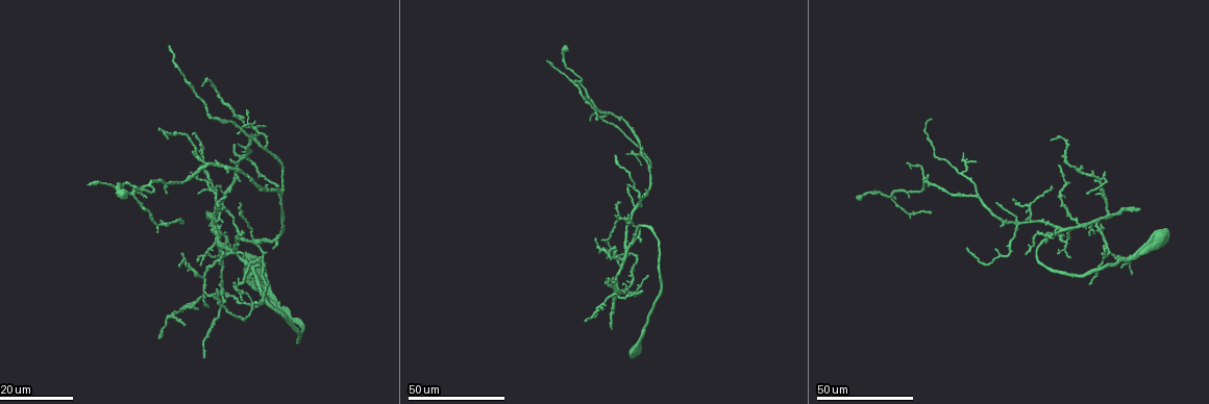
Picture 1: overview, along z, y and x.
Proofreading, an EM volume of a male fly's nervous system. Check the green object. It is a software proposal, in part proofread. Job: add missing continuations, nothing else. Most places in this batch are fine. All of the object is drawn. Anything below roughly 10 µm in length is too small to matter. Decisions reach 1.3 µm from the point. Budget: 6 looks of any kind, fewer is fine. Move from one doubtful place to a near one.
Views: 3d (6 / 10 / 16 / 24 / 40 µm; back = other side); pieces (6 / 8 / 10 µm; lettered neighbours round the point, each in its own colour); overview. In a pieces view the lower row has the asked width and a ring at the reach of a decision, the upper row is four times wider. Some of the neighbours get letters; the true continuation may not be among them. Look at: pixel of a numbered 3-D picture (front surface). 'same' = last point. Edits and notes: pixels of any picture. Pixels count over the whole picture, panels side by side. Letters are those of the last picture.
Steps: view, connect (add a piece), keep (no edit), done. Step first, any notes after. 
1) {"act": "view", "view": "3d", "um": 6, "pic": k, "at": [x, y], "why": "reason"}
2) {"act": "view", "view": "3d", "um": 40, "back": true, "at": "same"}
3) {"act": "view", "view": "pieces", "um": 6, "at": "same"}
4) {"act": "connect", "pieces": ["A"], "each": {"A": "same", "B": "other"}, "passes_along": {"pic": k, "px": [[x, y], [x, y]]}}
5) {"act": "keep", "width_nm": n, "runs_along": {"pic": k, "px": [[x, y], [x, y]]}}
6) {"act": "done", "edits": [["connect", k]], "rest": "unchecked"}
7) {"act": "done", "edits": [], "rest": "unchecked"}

{"act": "view", "view": "3d", "um": 24, "pic": 1, "at": [160, 131], "why": "end of a long branch"}

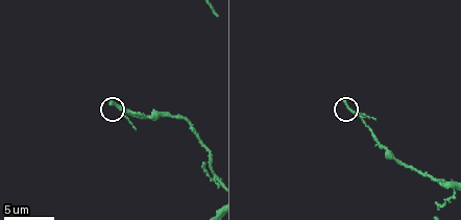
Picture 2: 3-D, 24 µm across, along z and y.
{"act": "view", "view": "pieces", "um": 6, "pic": 2, "at": [342, 99]}

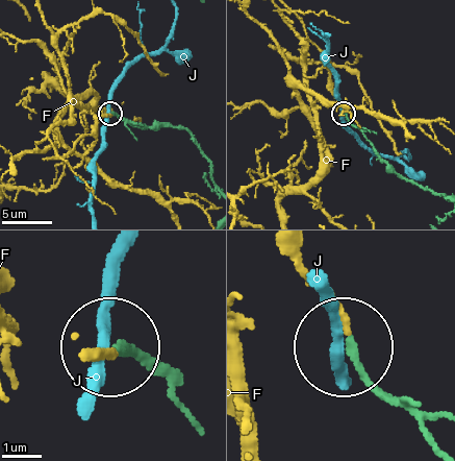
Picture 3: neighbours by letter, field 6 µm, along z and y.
{"act": "keep", "each": {"F": "other", "J": "other"}, "runs_along": {"pic": 3, "px": [[208, 158], [183, 129], [174, 125], [140, 128], [112, 114]]}, "found": "no lettered piece goes on from it"}

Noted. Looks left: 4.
{"act": "view", "view": "3d", "um": 24, "pic": 1, "at": [966, 249], "why": "free end"}

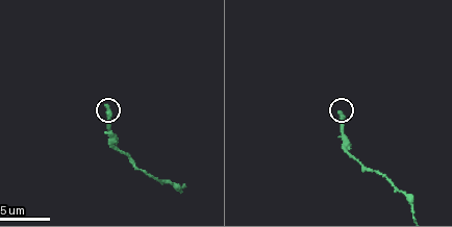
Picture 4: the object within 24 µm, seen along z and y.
{"act": "view", "view": "pieces", "um": 8, "pic": 4, "at": [108, 105], "why": "what lies round it"}

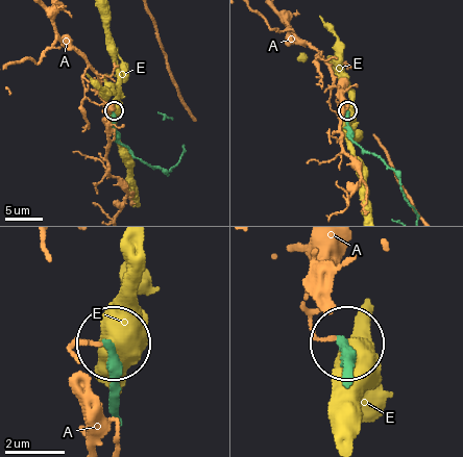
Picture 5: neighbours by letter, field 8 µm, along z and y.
{"act": "keep", "each": {"A": "other", "E": "other"}, "runs_along": {"pic": 5, "px": [[119, 409], [112, 345]]}, "found": "none of them fits"}

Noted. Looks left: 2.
{"act": "view", "view": "3d", "um": 24, "pic": 1, "at": [589, 121], "why": "long arm stops here"}

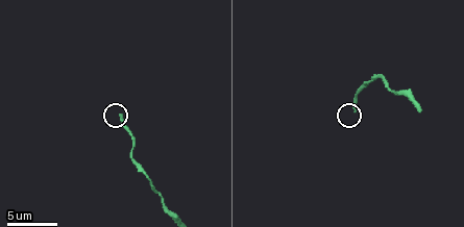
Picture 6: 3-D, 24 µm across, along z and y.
{"act": "view", "view": "pieces", "um": 8, "pic": 6, "at": [356, 110]}

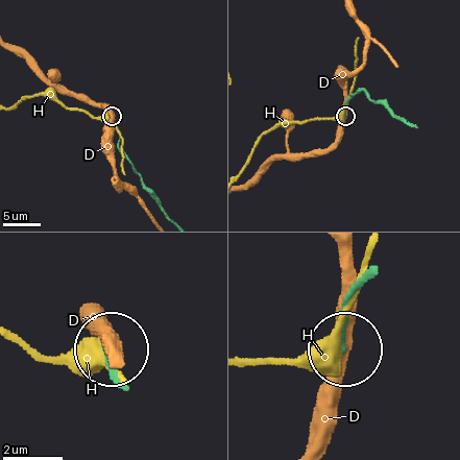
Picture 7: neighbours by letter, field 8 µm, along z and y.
{"act": "keep", "each": {"D": "other", "H": "other"}, "runs_along": {"pic": 7, "px": [[368, 280], [347, 301], [345, 344]]}, "found": "none of them fits"}

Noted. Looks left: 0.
{"act": "done", "edits": [], "rest": "unchecked"}

